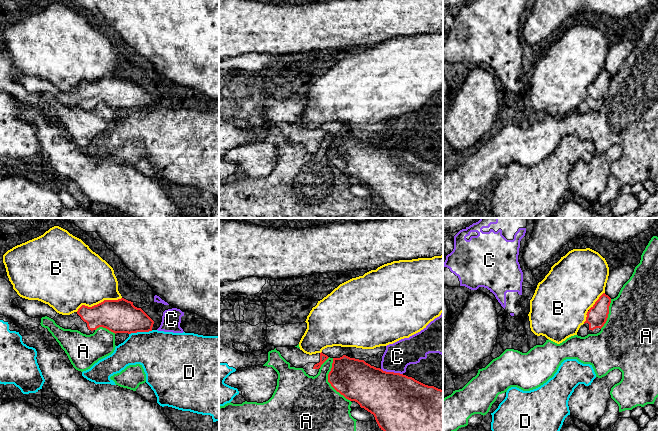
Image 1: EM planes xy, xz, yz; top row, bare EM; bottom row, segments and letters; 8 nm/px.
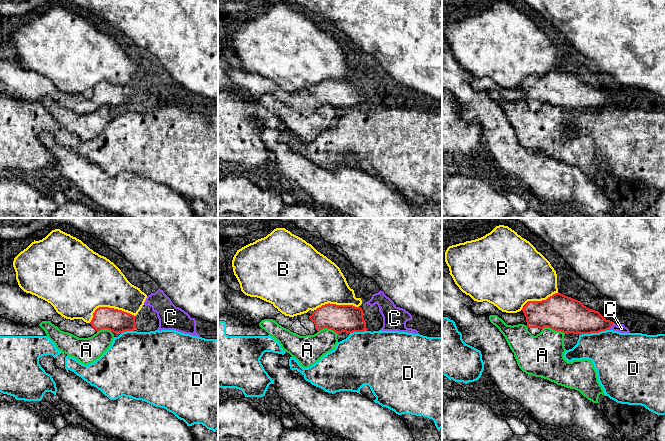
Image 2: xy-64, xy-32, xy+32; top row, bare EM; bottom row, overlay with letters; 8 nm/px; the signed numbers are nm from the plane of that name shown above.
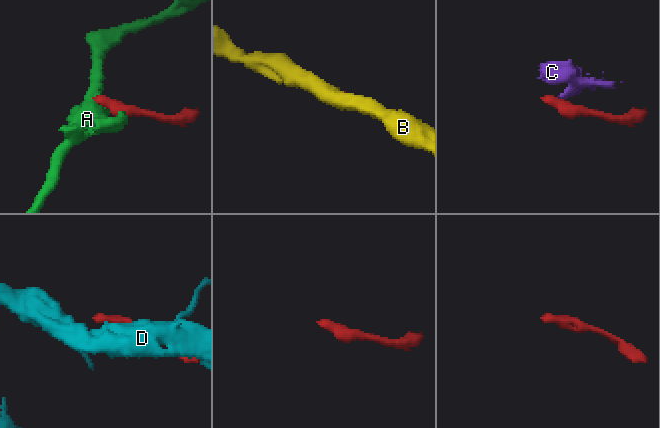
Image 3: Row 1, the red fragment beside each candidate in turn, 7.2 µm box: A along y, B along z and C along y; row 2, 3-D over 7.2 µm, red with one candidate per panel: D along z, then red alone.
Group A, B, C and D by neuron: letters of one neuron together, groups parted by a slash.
A / B / C / D

